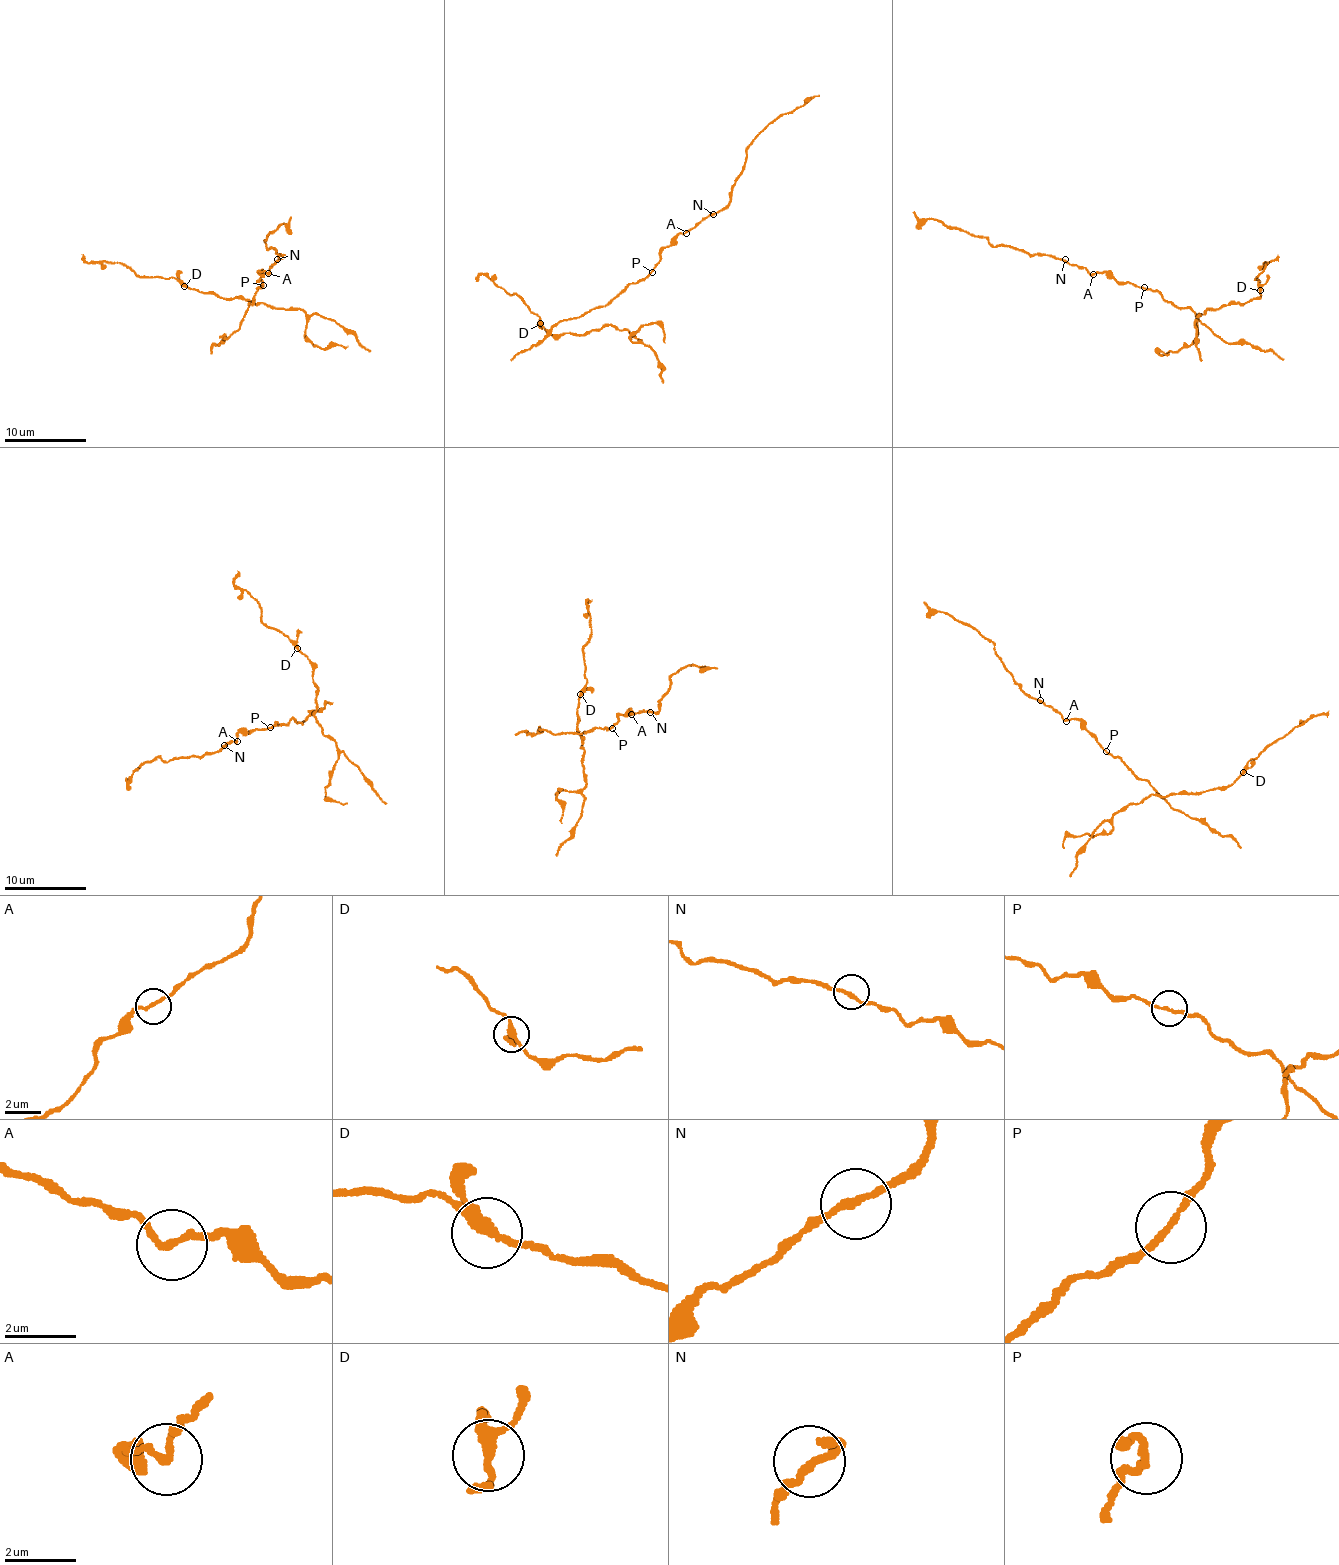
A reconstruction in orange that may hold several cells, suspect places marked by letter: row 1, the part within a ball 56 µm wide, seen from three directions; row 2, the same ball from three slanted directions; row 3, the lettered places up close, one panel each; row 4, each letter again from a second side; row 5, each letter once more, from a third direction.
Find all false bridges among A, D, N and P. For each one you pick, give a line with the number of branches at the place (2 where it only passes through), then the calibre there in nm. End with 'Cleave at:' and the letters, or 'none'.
P: 2 | 160 nm
Cleave at: P

